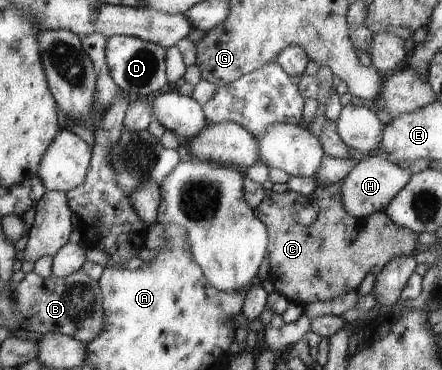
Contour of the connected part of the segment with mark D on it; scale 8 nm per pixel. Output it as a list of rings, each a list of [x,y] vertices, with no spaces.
[[[114,35],[106,41],[105,59],[112,80],[121,88],[121,92],[131,98],[140,98],[156,94],[166,86],[165,54],[167,49],[158,44],[139,38]]]

